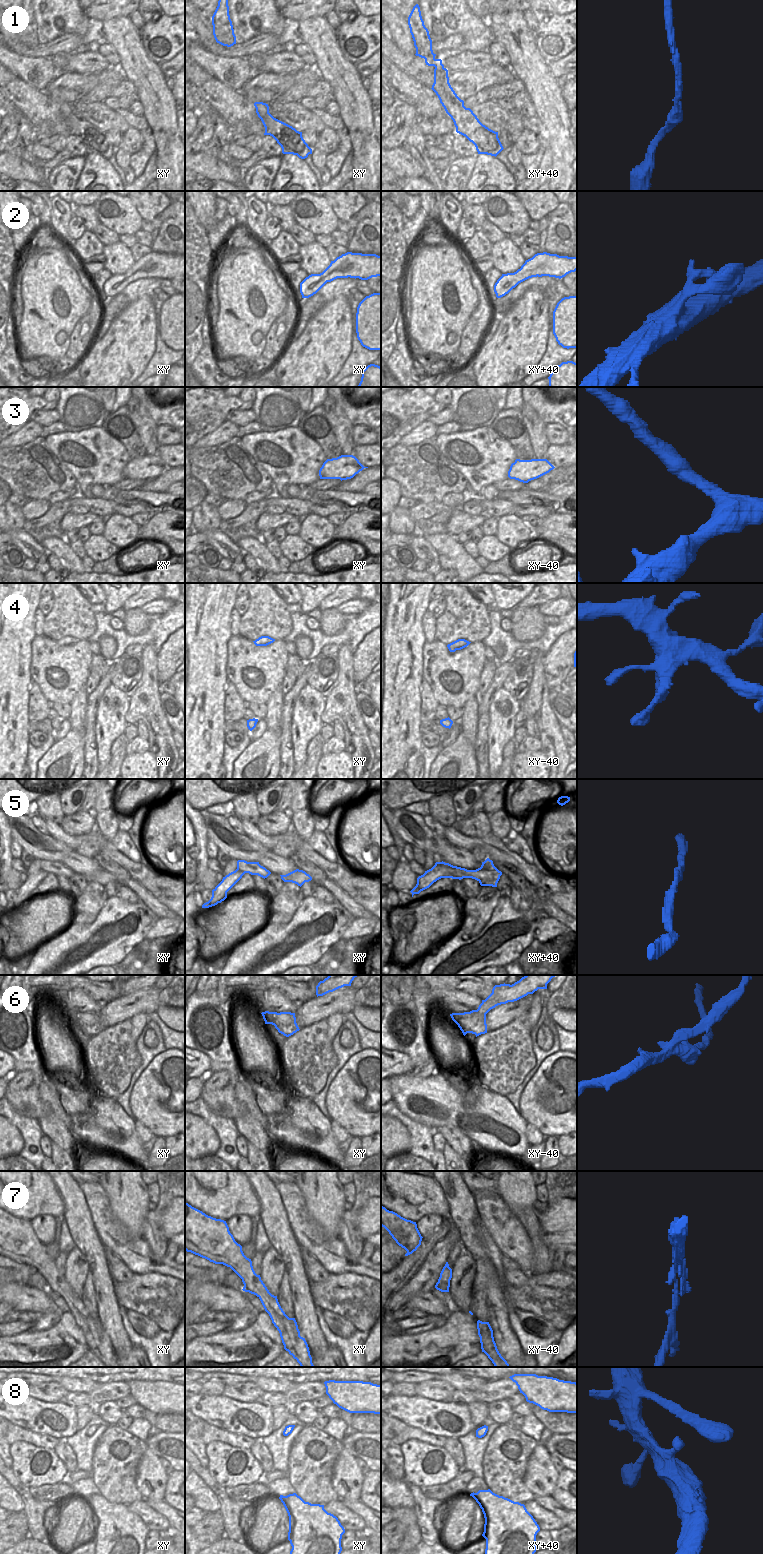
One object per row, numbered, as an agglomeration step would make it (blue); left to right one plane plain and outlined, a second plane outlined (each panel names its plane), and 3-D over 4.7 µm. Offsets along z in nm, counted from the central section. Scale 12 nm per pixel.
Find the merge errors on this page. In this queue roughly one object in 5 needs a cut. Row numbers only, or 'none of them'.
6

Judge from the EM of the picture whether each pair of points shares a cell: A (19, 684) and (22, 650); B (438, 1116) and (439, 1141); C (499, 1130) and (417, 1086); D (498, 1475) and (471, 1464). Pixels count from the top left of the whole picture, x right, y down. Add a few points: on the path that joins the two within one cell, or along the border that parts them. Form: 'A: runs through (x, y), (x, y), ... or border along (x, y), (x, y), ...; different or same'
A: runs through (17, 676), (17, 658); same
B: runs through (437, 1122), (435, 1124), (436, 1135); same
C: runs through (479, 1115), (467, 1111), (444, 1088), (437, 1088); same
D: border along (487, 1445), (482, 1459), (483, 1478); different

